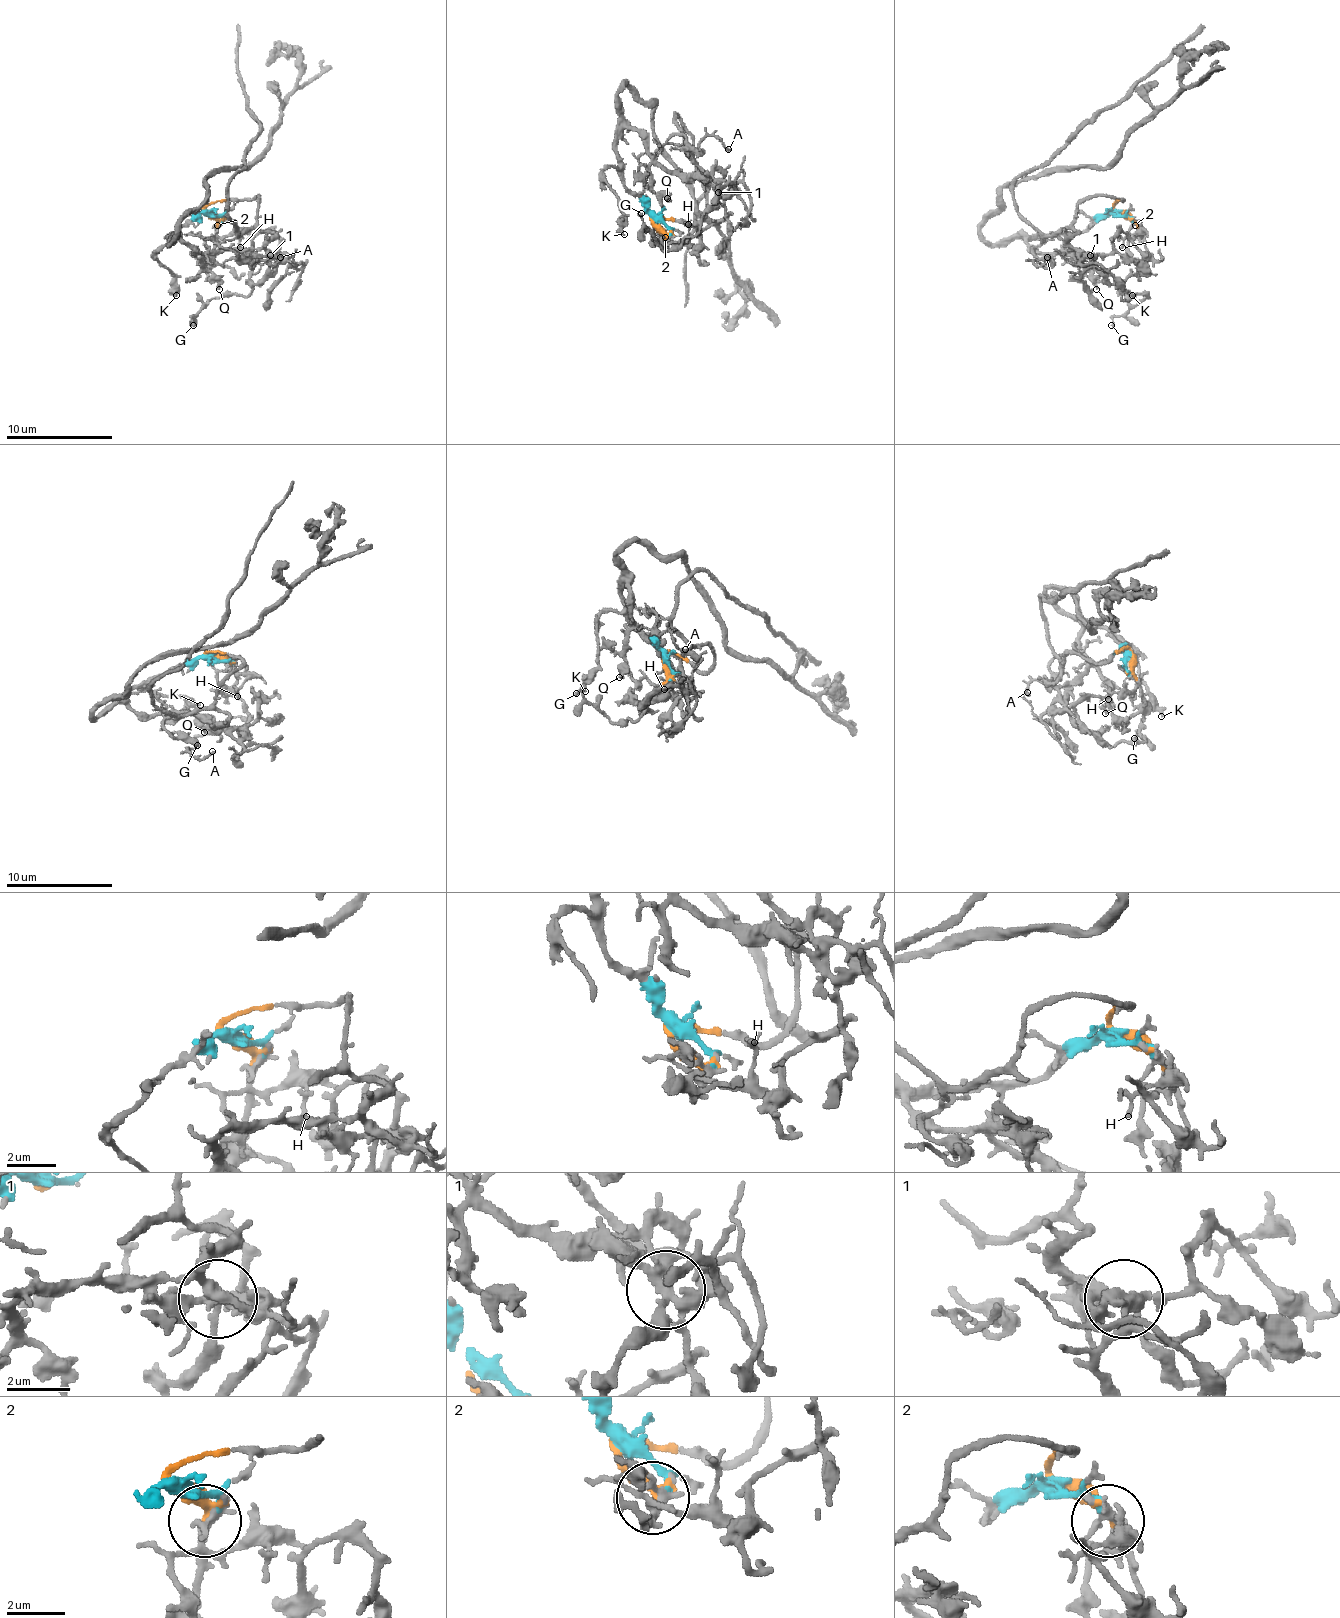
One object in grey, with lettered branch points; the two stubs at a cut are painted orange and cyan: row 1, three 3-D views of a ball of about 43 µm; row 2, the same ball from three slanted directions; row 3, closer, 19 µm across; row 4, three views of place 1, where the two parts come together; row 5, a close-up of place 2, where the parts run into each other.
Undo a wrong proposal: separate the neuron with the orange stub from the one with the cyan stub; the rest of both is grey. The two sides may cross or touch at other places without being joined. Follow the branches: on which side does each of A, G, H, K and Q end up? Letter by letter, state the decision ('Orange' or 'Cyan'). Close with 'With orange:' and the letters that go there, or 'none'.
A: Orange
G: Orange
H: Orange
K: Cyan
Q: Cyan
With orange: A, G, H

